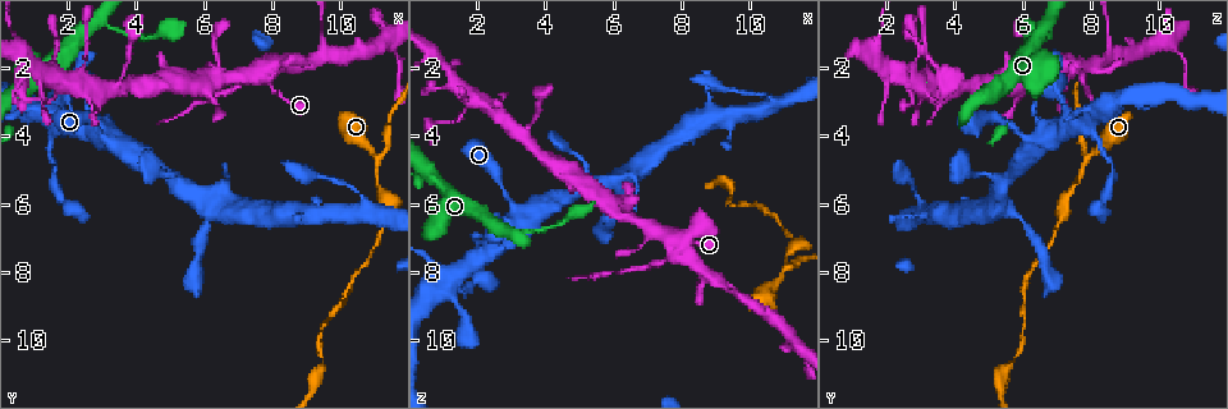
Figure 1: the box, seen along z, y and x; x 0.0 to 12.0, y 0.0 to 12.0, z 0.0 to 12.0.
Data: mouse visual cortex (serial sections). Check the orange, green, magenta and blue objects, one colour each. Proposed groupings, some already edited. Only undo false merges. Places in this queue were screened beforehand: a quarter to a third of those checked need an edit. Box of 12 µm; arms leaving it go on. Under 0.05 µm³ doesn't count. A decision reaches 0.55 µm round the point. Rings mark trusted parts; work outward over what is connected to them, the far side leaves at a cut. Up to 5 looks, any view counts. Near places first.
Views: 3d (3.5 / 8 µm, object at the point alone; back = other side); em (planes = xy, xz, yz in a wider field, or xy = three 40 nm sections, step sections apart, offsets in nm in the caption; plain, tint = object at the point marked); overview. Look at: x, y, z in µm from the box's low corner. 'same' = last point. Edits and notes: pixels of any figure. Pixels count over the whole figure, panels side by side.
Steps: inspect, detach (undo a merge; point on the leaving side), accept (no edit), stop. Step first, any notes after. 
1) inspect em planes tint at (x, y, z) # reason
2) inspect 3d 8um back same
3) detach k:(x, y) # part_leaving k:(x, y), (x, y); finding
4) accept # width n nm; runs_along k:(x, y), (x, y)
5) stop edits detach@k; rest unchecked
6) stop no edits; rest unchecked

inspect em xy step 2 tint at (2.3, 2.1, 7.0) # sharp bend

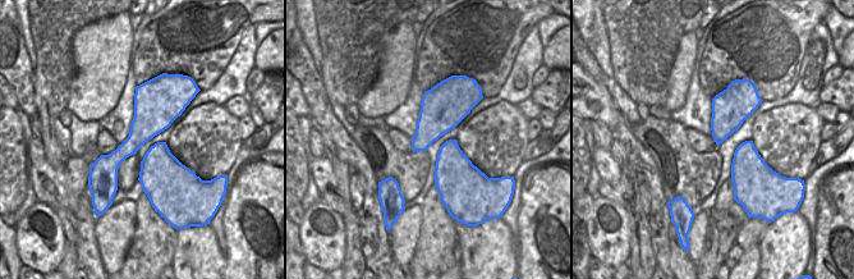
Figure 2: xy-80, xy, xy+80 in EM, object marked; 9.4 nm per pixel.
inspect 3d 3.5um same # see where the arms go

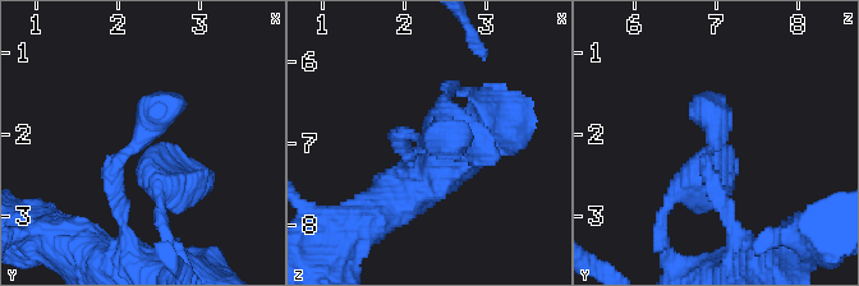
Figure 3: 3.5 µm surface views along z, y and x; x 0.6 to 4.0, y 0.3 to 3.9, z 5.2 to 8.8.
accept # width 340 nm; runs_along 3:(408, 157), (412, 134), (482, 164); all the same cell

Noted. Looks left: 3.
inspect 3d 3.5um at (7.2, 2.2, 7.8) # calibre changes

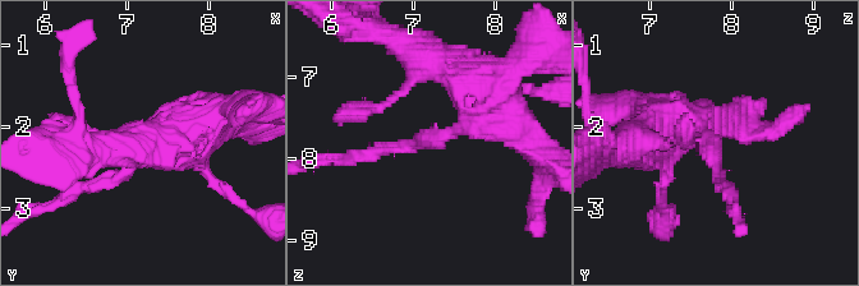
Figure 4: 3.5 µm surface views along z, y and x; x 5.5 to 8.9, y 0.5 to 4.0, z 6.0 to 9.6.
inspect em xy step 3 tint at (7.30, 2.20, 7.80)

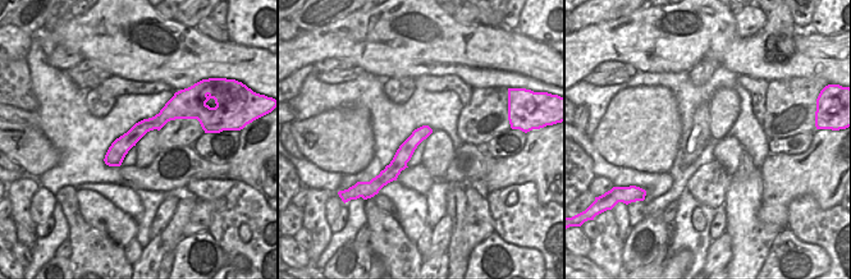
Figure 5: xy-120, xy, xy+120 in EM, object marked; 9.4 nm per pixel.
detach 4:(715, 155) # a second cell is stuck on

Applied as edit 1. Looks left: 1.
stop edits detach@4; rest unchecked

